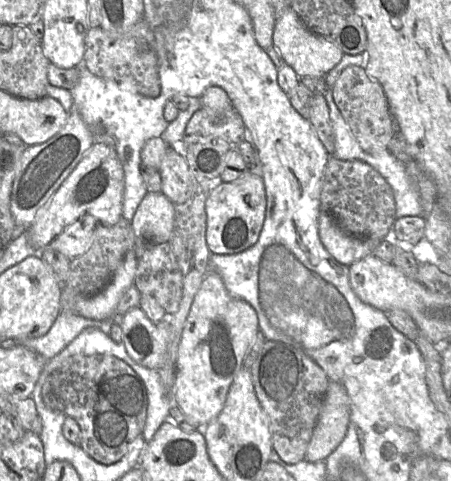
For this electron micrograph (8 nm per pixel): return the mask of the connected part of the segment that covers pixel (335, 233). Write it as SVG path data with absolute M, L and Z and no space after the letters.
M322 211L319 215L319 239L334 259L347 267L372 255L374 249L382 241L350 235L336 223L330 214Z

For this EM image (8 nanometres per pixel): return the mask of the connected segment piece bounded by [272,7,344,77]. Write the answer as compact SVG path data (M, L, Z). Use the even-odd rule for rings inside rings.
M291 7L277 19L272 45L282 55L285 63L294 69L298 77L326 76L344 55L336 44L310 32Z

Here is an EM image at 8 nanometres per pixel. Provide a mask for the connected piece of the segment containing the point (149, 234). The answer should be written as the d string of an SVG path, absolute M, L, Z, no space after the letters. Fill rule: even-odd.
M162 192L148 193L131 221L139 241L148 244L169 242L175 221L175 204Z

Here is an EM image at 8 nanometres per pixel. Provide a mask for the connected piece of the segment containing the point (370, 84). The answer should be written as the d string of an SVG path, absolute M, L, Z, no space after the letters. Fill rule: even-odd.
M361 66L345 68L332 87L335 104L350 127L360 147L367 153L388 150L397 126L389 110L382 86Z

